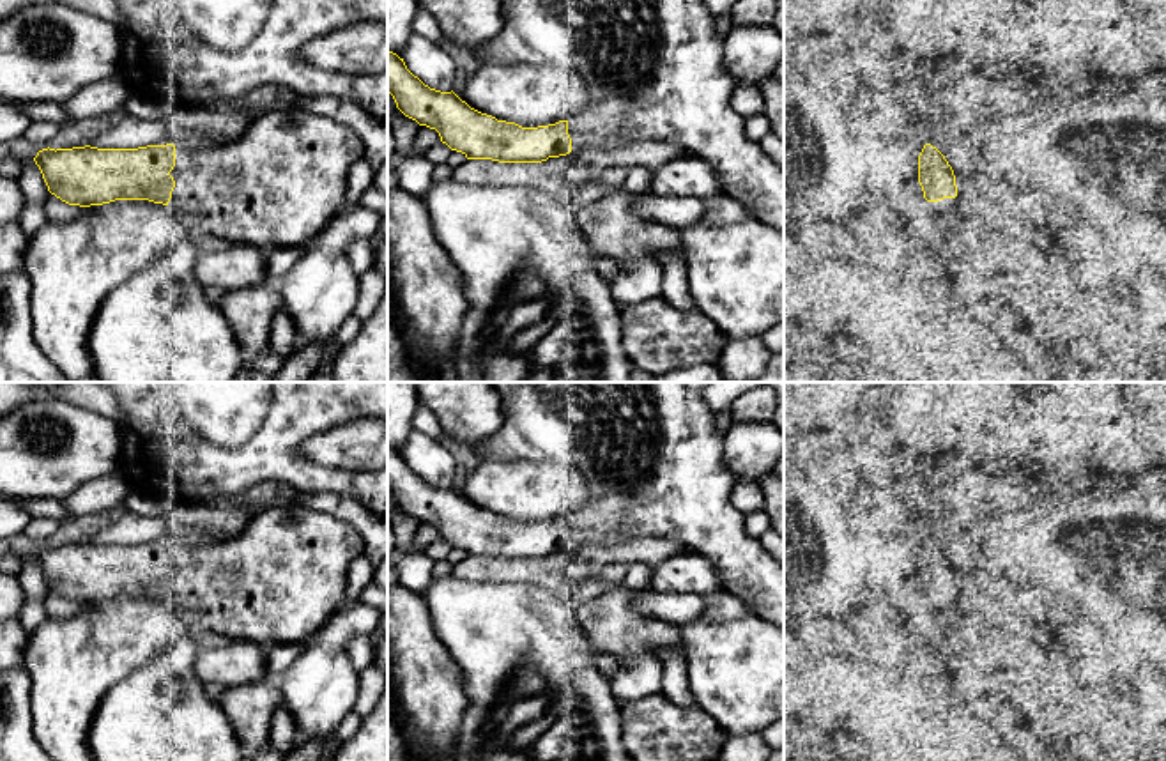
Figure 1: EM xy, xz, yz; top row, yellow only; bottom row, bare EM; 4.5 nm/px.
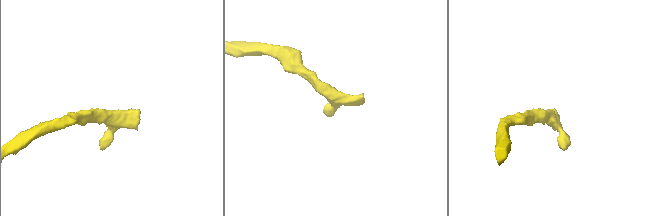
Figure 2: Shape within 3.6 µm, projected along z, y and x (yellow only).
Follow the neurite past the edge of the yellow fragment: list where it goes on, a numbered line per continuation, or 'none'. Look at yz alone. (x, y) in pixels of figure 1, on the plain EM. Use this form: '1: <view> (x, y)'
1: yz (945, 606)

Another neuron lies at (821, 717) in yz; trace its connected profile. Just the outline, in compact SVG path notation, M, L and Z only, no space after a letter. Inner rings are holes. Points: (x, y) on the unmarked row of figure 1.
M817 704L814 713L810 715L814 726L826 736L833 736L837 731L837 720L832 715L830 710L826 710L823 704Z

